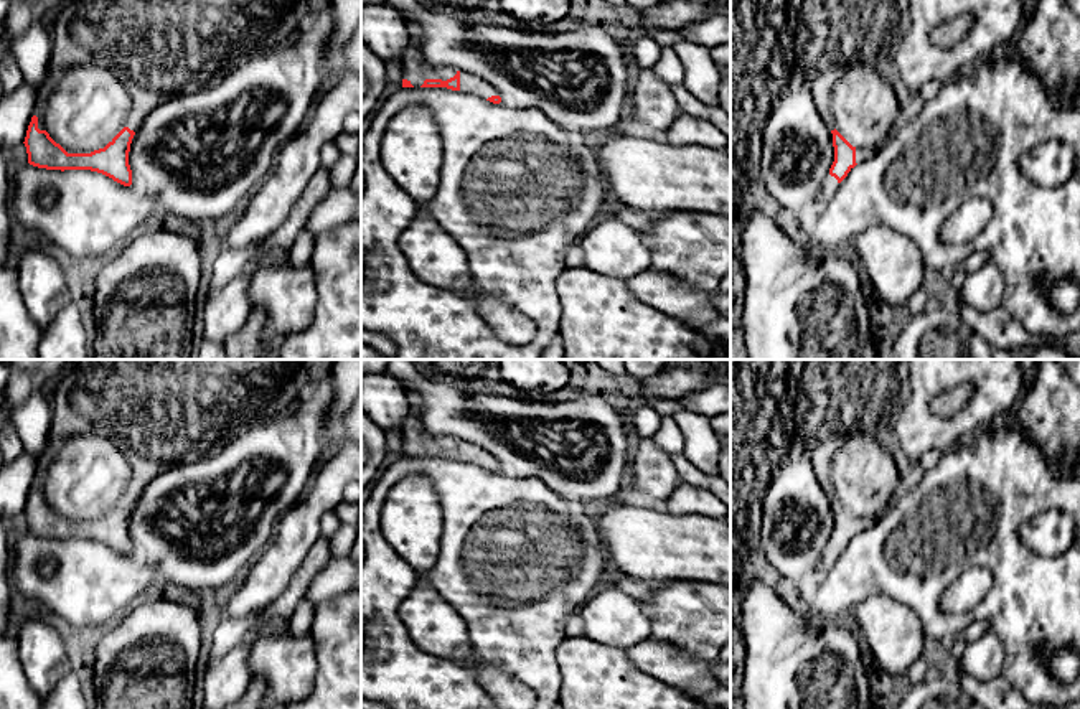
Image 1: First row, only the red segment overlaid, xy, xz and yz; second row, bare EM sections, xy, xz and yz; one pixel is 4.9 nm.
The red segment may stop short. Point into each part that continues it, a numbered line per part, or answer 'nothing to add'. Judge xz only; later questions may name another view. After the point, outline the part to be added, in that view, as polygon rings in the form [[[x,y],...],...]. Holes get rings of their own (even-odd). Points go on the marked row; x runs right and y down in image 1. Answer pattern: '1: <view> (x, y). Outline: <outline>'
1: xz (416, 70). Outline: [[[411,18],[406,20],[411,33],[411,43],[399,58],[402,64],[402,79],[407,79],[414,87],[420,87],[425,79],[447,81],[453,77],[457,69],[435,66],[424,59],[420,53],[420,26]]]
2: xz (469, 83). Outline: [[[460,71],[460,92],[470,92],[481,99],[500,96],[493,86],[467,71]]]

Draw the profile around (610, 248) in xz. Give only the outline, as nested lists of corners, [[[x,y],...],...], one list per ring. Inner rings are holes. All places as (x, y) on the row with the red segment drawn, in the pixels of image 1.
[[[617,219],[595,221],[577,244],[584,249],[584,267],[597,274],[627,280],[650,269],[641,232]]]

